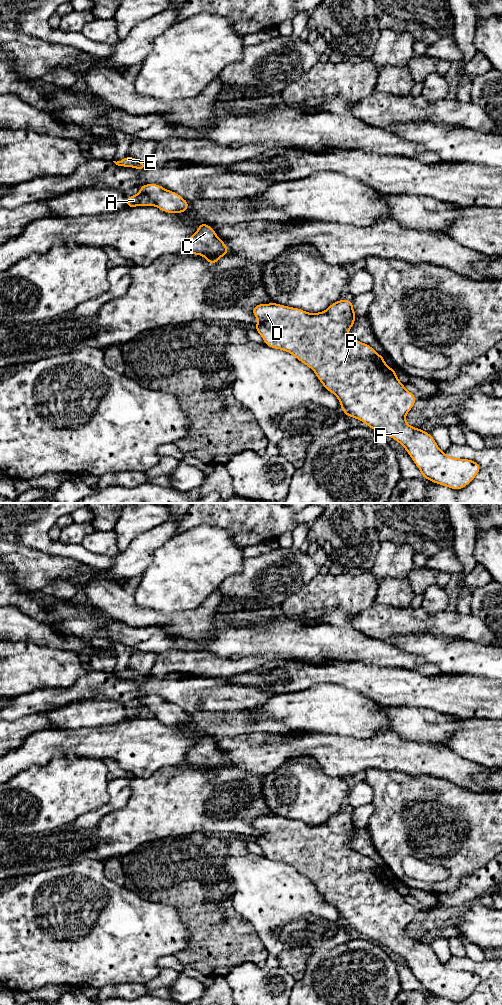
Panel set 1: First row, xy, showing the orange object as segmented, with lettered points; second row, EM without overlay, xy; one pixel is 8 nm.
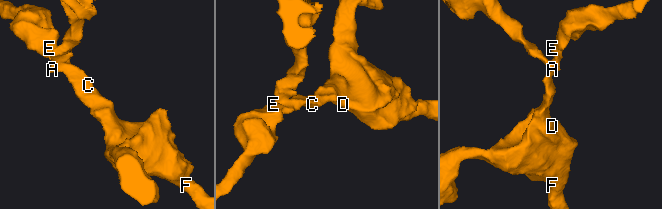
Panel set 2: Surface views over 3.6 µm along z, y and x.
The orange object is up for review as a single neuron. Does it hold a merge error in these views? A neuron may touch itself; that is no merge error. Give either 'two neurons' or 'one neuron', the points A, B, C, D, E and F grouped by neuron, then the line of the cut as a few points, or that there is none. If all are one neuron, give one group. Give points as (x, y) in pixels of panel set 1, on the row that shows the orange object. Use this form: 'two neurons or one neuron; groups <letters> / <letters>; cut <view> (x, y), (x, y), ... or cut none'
two neurons; groups A / B C D E F; cut xy (140, 190), (145, 192), (154, 204)

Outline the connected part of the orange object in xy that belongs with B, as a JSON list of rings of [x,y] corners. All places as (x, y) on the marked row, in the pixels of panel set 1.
[[[340,299],[319,313],[308,313],[299,308],[272,302],[256,305],[252,309],[252,314],[259,320],[254,326],[267,346],[287,351],[311,368],[324,388],[338,398],[346,416],[358,419],[367,424],[369,428],[388,435],[400,443],[420,469],[423,478],[454,490],[460,490],[476,477],[481,469],[477,462],[448,456],[440,450],[430,433],[412,427],[406,422],[406,415],[413,408],[416,397],[406,390],[396,376],[396,369],[388,367],[383,356],[379,355],[370,345],[362,343],[348,334],[348,330],[353,327],[357,316],[354,313],[351,300]]]

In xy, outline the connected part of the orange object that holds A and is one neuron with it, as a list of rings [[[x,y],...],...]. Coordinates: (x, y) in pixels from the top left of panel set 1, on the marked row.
[[[140,191],[136,195],[128,196],[126,204],[128,208],[131,208],[136,206],[153,206],[154,202],[148,194]]]

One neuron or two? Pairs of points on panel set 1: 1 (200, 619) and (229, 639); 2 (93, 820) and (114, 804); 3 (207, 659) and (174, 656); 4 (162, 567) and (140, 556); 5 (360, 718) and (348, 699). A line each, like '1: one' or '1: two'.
1: two
2: one
3: one
4: two
5: one

